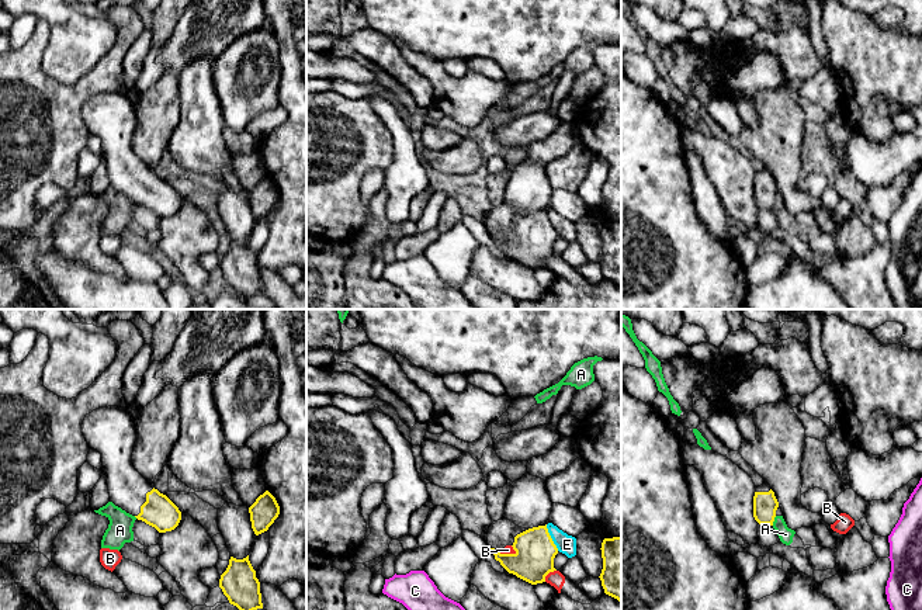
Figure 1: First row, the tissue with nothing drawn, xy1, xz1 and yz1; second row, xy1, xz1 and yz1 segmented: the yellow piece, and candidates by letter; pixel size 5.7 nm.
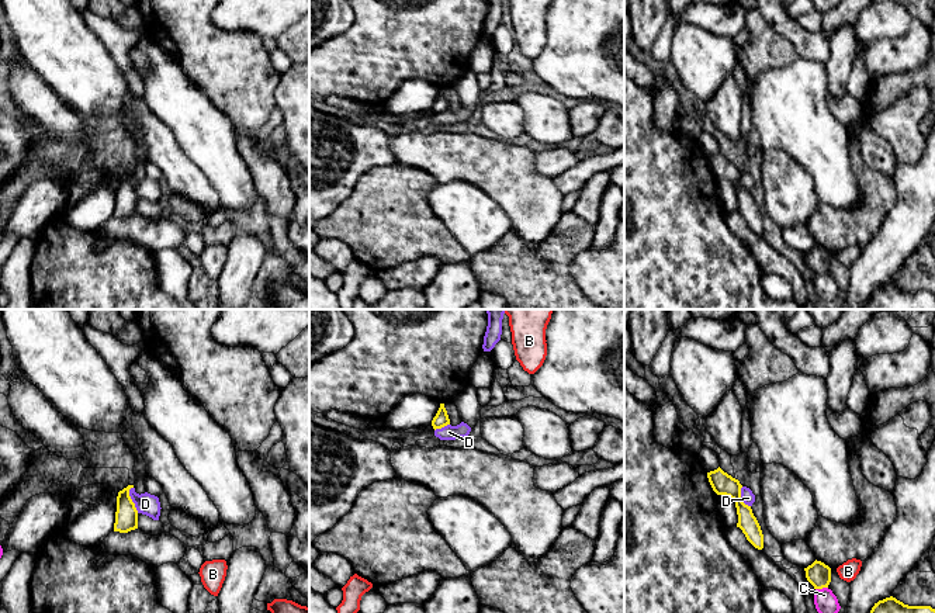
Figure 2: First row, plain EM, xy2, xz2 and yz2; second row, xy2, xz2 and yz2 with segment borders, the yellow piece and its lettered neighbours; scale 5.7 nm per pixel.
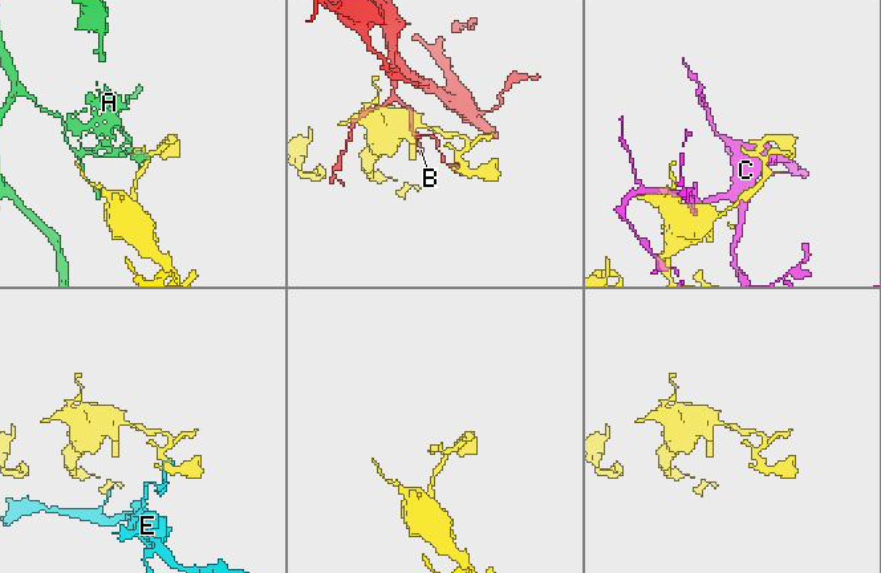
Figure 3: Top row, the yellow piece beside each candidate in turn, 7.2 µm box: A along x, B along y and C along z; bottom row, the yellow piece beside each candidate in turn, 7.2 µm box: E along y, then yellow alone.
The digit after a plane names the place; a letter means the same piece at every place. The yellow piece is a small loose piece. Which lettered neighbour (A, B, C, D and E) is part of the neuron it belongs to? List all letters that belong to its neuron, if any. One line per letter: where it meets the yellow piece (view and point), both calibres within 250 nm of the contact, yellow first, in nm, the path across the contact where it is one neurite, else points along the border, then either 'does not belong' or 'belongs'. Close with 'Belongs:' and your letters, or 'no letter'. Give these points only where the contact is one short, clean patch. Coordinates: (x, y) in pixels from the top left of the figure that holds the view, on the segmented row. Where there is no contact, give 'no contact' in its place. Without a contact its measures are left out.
A: meets yellow in yz1 at (773, 520); 140 nm thick on the yellow side, 90 nm on the other; border along yz1 (776, 516), (772, 524); does not belong
B: meets yellow in xz1 at (548, 572); 220 nm thick on the yellow side, 90 nm on the other; does not belong
C: meets yellow in yz2 at (821, 588); 140 nm thick on the yellow side, 130 nm on the other; border along yz2 (827, 586), (816, 589); does not belong
D: meets yellow in xy2 at (131, 499); 130 nm thick on the yellow side, 120 nm on the other; border along xy2 (131, 487), (130, 497), (138, 512); does not belong
E: meets yellow in xz1 at (550, 537); 220 nm thick on the yellow side, 110 nm on the other; border along xz1 (546, 524), (558, 550); does not belong
Belongs: no letter

